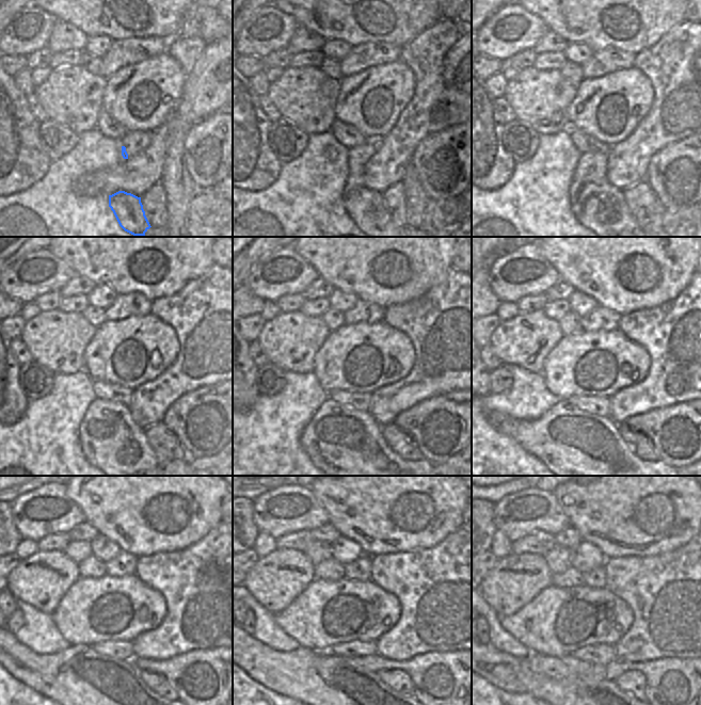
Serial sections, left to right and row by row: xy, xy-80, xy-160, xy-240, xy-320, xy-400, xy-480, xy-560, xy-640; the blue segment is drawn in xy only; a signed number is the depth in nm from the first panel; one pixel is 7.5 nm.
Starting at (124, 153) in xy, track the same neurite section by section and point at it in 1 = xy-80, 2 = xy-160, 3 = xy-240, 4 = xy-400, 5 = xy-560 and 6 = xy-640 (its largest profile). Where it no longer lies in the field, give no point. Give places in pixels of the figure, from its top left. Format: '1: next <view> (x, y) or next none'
1: next xy-80 (365, 207)
2: next xy-160 (599, 206)
3: next xy-240 (111, 442)
4: next xy-400 (586, 452)
5: next xy-560 (344, 692)
6: next xy-640 (504, 671)

